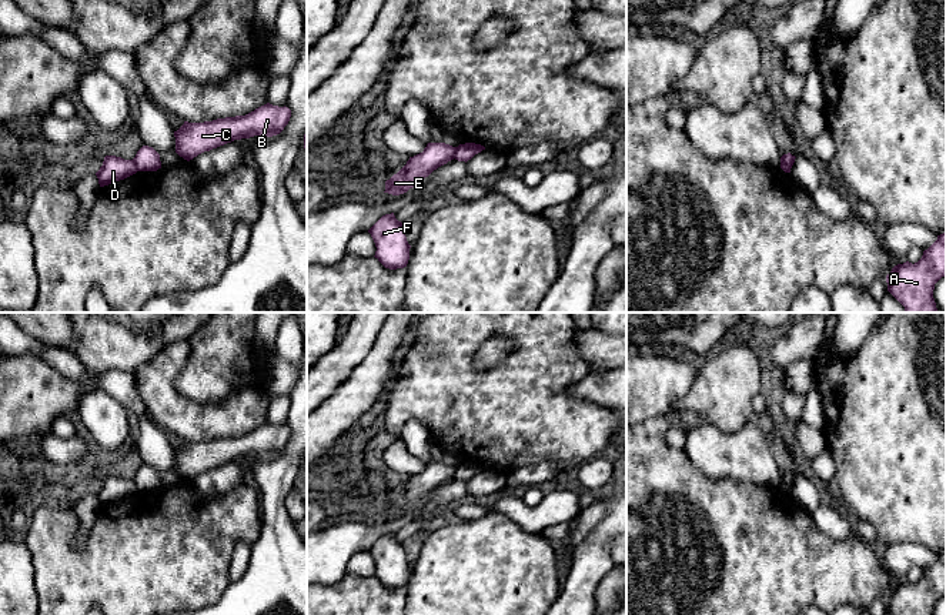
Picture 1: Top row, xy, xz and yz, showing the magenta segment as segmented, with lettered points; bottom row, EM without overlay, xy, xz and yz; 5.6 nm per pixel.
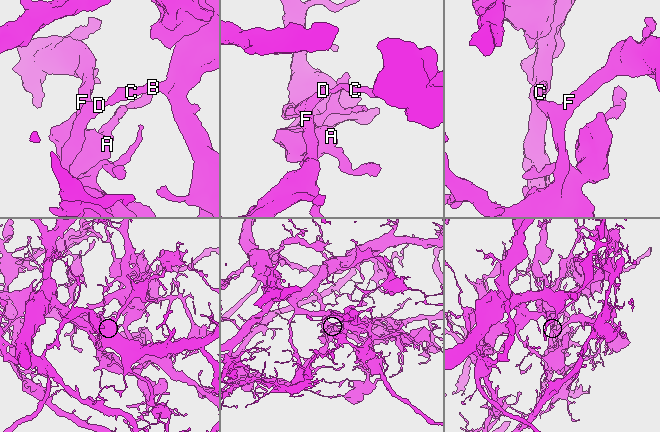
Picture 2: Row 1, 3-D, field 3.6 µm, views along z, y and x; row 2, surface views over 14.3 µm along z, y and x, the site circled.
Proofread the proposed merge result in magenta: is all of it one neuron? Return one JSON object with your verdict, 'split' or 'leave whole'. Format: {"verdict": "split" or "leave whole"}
{"verdict": "split"}

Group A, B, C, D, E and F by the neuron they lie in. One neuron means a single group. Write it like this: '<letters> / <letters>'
A D E F / B C

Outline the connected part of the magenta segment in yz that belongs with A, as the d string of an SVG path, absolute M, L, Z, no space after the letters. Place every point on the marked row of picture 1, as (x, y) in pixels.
M946 231L912 264L897 264L886 275L887 291L906 312L937 312L935 284L946 275Z

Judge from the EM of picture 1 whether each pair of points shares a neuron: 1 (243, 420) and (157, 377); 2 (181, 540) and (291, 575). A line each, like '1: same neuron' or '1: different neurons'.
1: same neuron
2: different neurons

